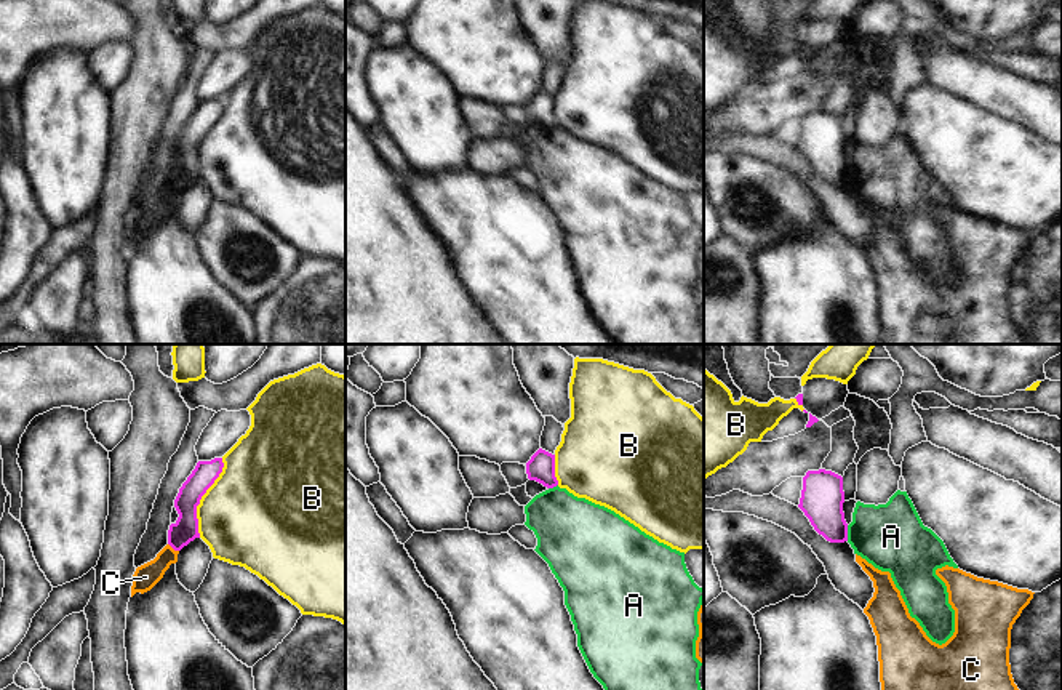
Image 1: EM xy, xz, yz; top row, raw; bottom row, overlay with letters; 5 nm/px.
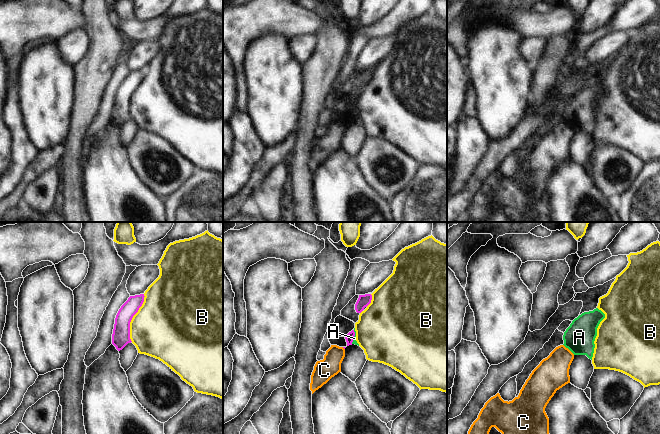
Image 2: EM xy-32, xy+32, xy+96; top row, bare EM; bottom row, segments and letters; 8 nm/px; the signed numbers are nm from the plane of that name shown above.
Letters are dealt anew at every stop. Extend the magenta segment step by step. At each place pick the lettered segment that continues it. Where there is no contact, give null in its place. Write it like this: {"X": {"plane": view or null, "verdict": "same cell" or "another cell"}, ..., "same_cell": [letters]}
{"A": {"plane": "yz", "verdict": "another cell"}, "B": {"plane": "xy", "verdict": "another cell"}, "C": {"plane": "xy", "verdict": "another cell"}, "same_cell": []}

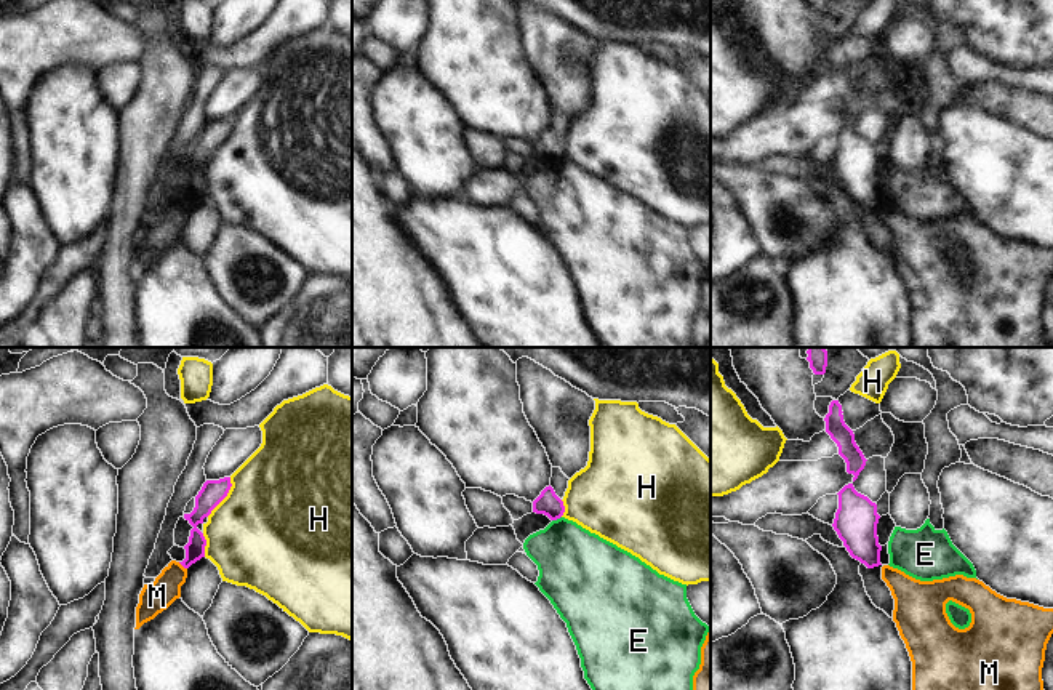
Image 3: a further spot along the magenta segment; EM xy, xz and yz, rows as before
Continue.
{"E": {"plane": "xz", "verdict": "another cell"}, "H": {"plane": "xy", "verdict": "another cell"}, "M": {"plane": "xy", "verdict": "another cell"}, "same_cell": []}

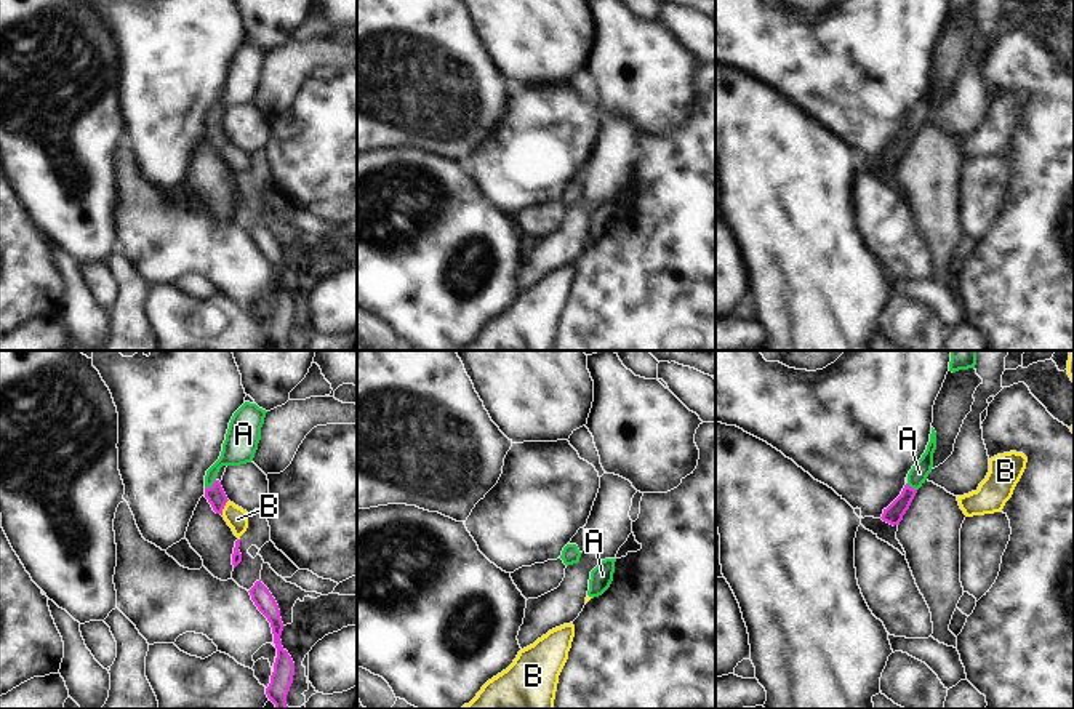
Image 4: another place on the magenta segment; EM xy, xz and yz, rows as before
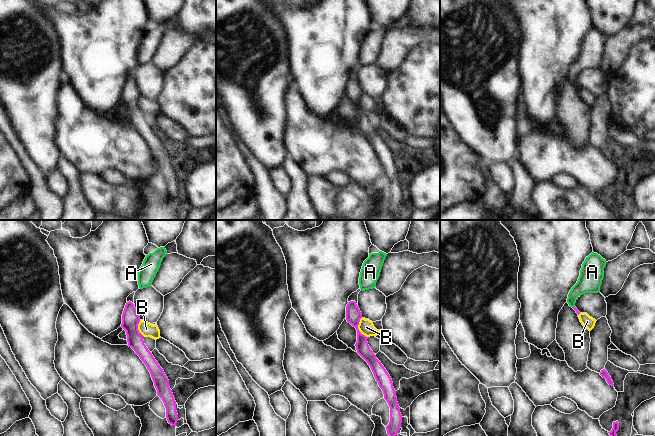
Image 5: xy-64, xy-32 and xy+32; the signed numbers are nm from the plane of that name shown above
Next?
{"A": {"plane": "xy", "verdict": "same cell"}, "B": {"plane": "xy", "verdict": "another cell"}, "same_cell": ["A"]}

